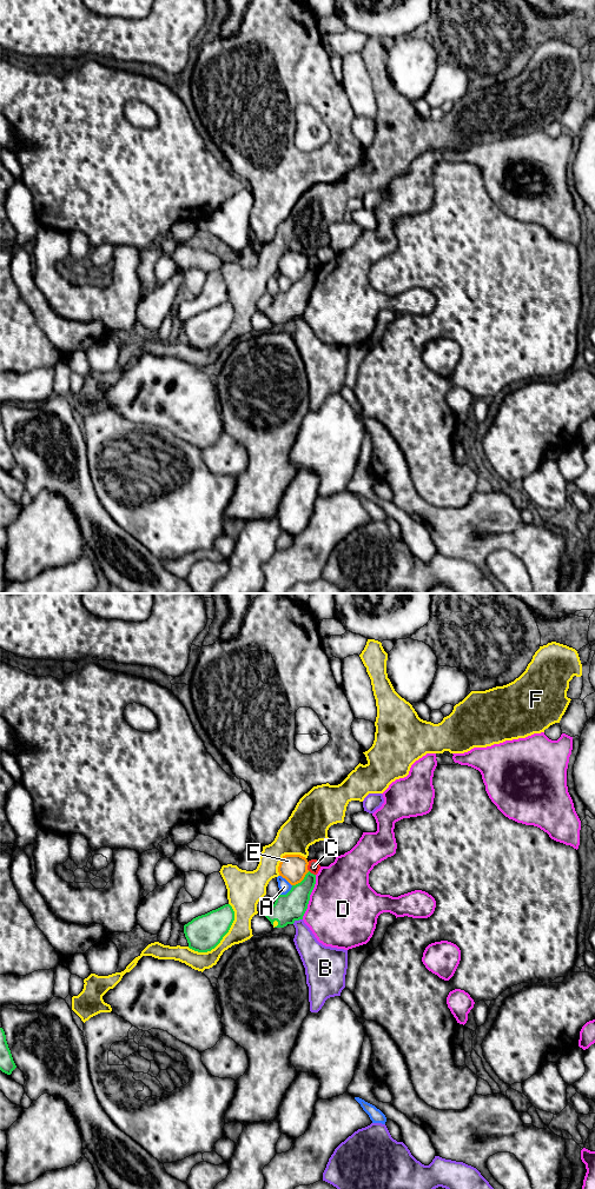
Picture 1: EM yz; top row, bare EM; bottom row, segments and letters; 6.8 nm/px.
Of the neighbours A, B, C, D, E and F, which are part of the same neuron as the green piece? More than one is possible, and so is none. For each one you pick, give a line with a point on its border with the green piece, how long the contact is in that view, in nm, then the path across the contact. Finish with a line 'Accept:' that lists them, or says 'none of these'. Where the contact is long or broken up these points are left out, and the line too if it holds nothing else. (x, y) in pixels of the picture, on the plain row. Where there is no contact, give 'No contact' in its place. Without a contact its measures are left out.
Accept: none of these

